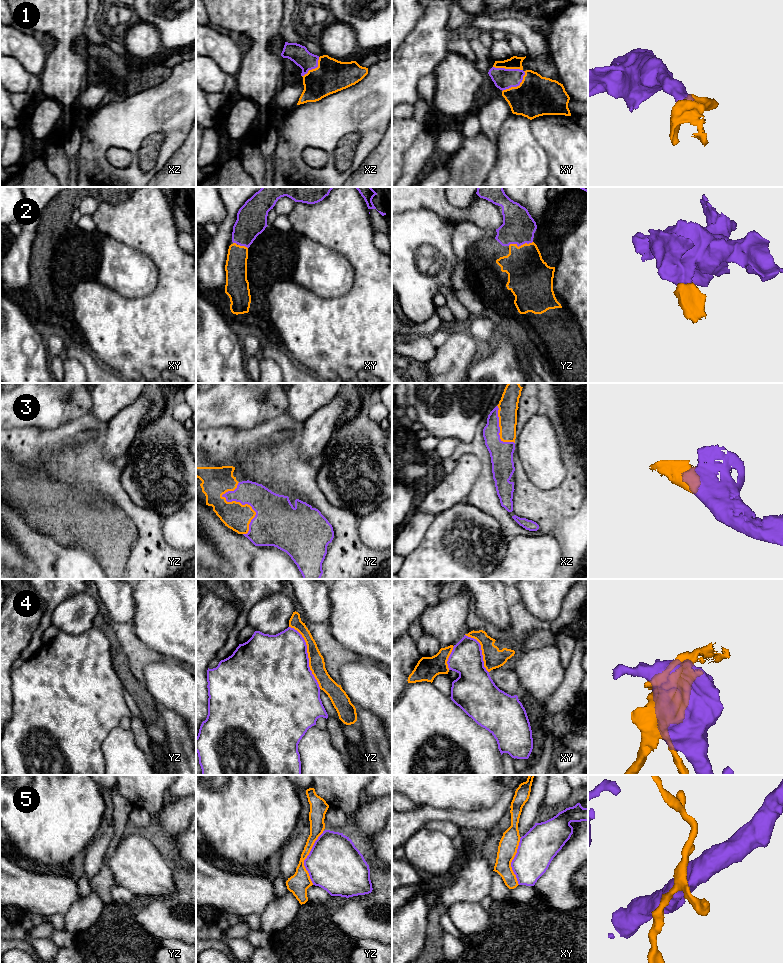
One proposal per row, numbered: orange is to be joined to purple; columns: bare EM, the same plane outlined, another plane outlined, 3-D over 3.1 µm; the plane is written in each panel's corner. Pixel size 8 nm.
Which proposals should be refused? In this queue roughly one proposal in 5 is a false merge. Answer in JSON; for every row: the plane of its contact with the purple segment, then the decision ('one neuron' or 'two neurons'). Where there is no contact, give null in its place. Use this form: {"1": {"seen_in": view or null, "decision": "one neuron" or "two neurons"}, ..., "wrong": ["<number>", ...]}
{"1": {"seen_in": "xy", "decision": "one neuron"}, "2": {"seen_in": "yz", "decision": "one neuron"}, "3": {"seen_in": "yz", "decision": "one neuron"}, "4": {"seen_in": "yz", "decision": "two neurons"}, "5": {"seen_in": "yz", "decision": "two neurons"}, "wrong": ["4", "5"]}

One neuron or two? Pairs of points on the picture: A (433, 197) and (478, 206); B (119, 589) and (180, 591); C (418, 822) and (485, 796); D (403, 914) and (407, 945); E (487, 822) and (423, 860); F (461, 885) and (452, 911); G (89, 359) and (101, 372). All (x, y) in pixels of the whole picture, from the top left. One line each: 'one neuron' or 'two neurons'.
A: one neuron
B: two neurons
C: two neurons
D: one neuron
E: two neurons
F: two neurons
G: one neuron

